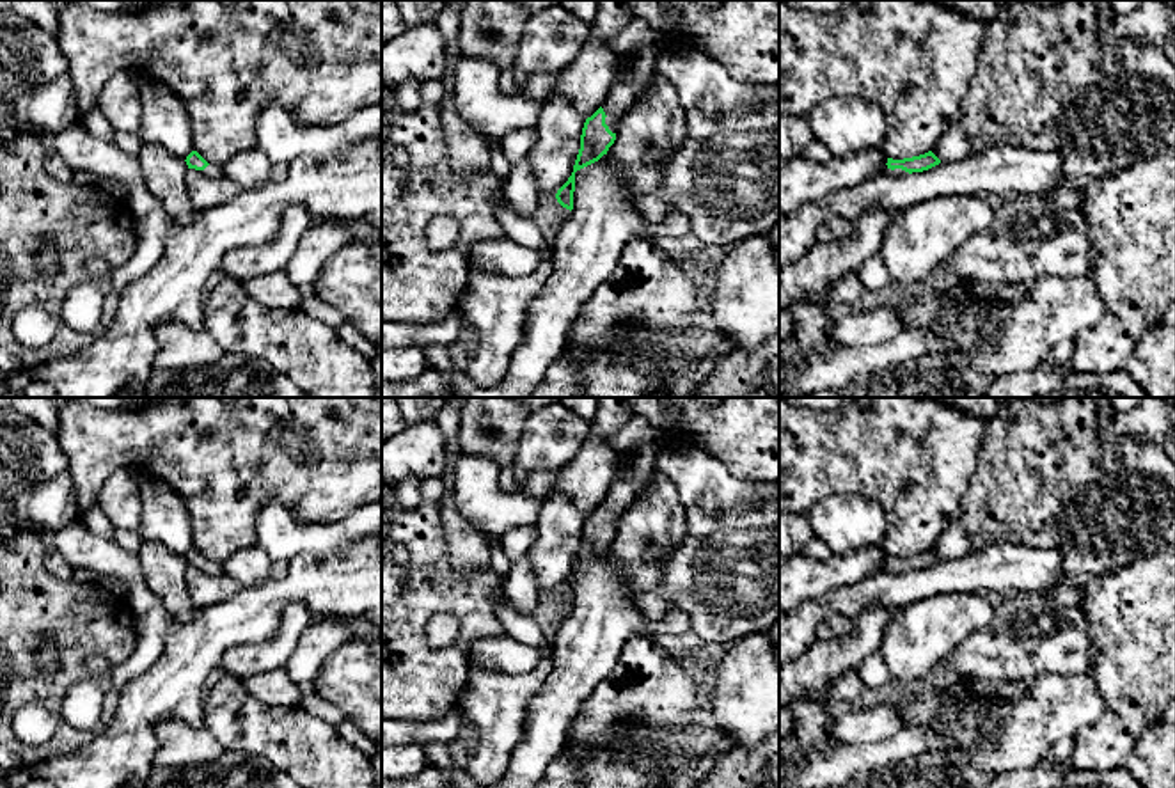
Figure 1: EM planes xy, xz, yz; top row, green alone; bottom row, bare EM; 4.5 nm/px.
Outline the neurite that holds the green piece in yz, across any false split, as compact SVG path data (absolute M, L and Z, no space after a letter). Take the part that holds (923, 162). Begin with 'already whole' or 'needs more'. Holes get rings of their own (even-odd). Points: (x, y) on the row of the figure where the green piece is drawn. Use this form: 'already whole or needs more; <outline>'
needs more; M928 151L925 154L903 158L903 160L887 158L887 163L884 165L882 172L893 176L903 176L903 174L928 170L939 163L941 160L932 151Z

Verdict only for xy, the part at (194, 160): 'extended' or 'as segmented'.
extended

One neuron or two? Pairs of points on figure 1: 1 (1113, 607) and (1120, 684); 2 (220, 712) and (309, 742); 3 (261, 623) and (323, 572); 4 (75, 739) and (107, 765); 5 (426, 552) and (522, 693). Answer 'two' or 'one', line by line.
1: one
2: one
3: one
4: two
5: two

